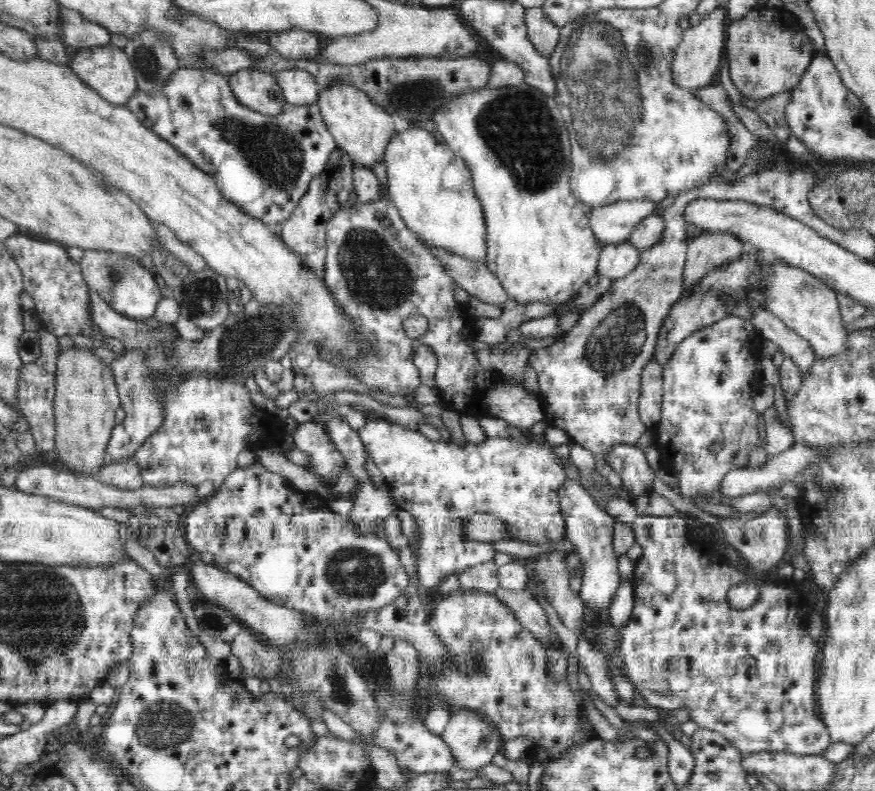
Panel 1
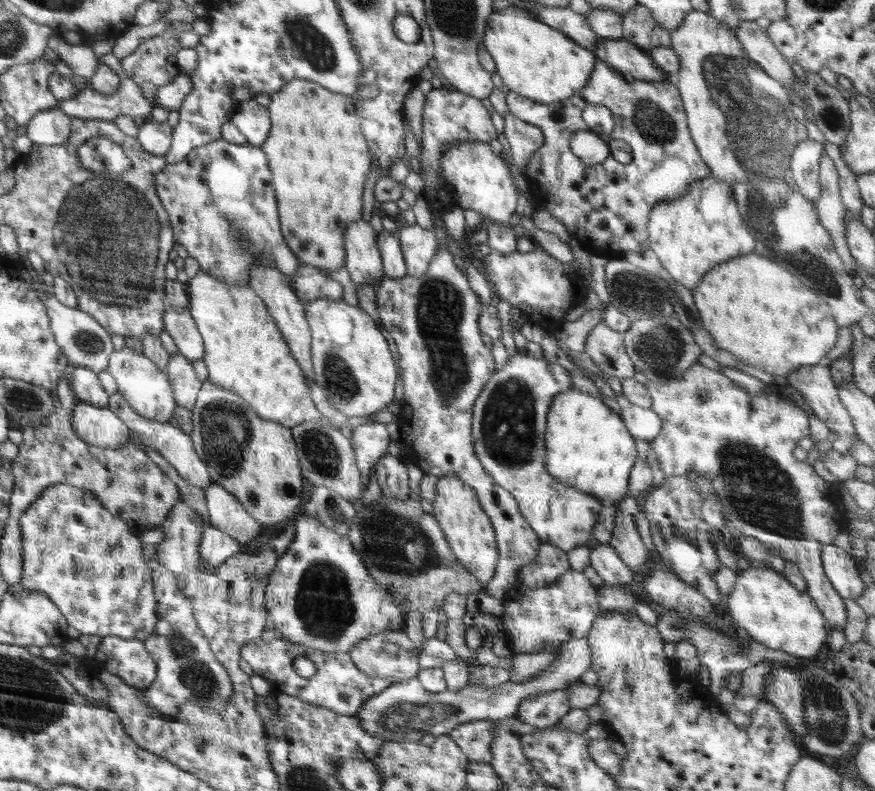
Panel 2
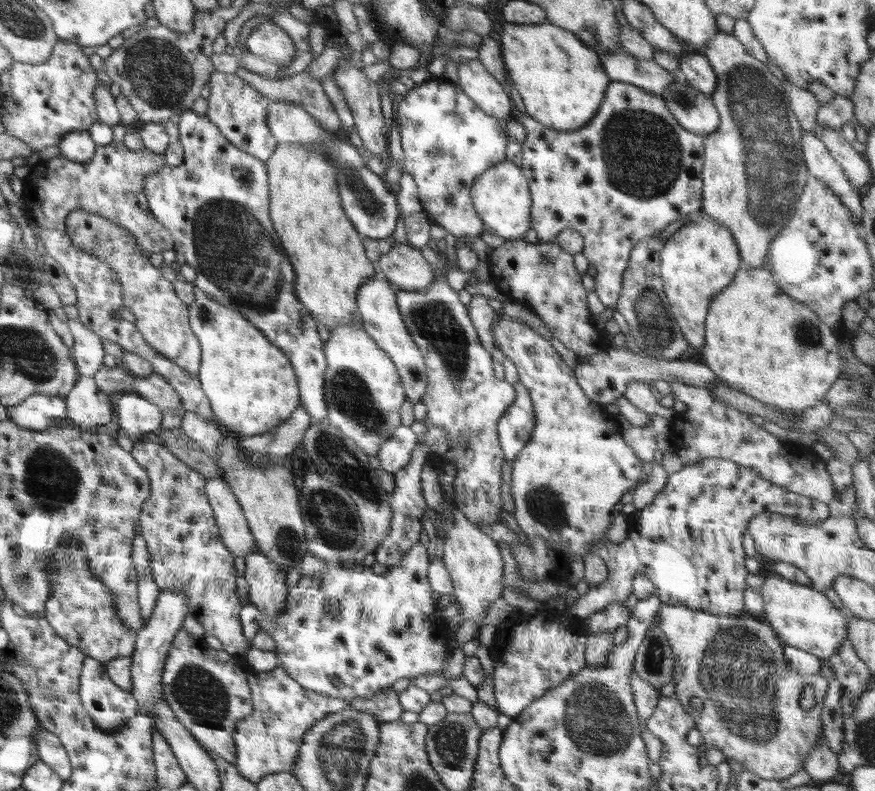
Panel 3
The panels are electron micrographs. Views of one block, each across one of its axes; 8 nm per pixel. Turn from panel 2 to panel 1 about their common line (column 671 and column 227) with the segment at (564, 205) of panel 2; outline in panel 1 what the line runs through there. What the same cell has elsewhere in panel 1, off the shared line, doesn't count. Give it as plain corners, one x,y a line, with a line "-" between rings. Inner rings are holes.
181,65
169,76
166,84
159,90
159,93
148,93
144,91
138,91
133,94
133,97
127,102
127,107
138,117
138,120
142,121
142,124
146,125
146,128
153,130
158,136
162,137
162,140
174,145
174,148
178,150
185,158
191,161
196,168
202,170
207,175
214,178
218,190
222,193
222,196
226,197
234,205
241,208
246,214
249,214
252,218
258,221
262,221
266,226
273,227
274,225
283,223
288,220
291,212
294,212
294,208
298,206
298,202
302,196
306,194
308,190
310,180
314,180
314,176
318,176
324,168
326,163
330,159
330,156
335,151
341,151
336,144
336,139
330,134
329,128
326,126
325,120
321,115
320,107
317,103
305,104
296,106
290,103
286,103
281,113
277,115
264,115
261,112
254,110
242,104
233,93
227,75
222,73
216,73
212,69
196,69
196,67
182,67

